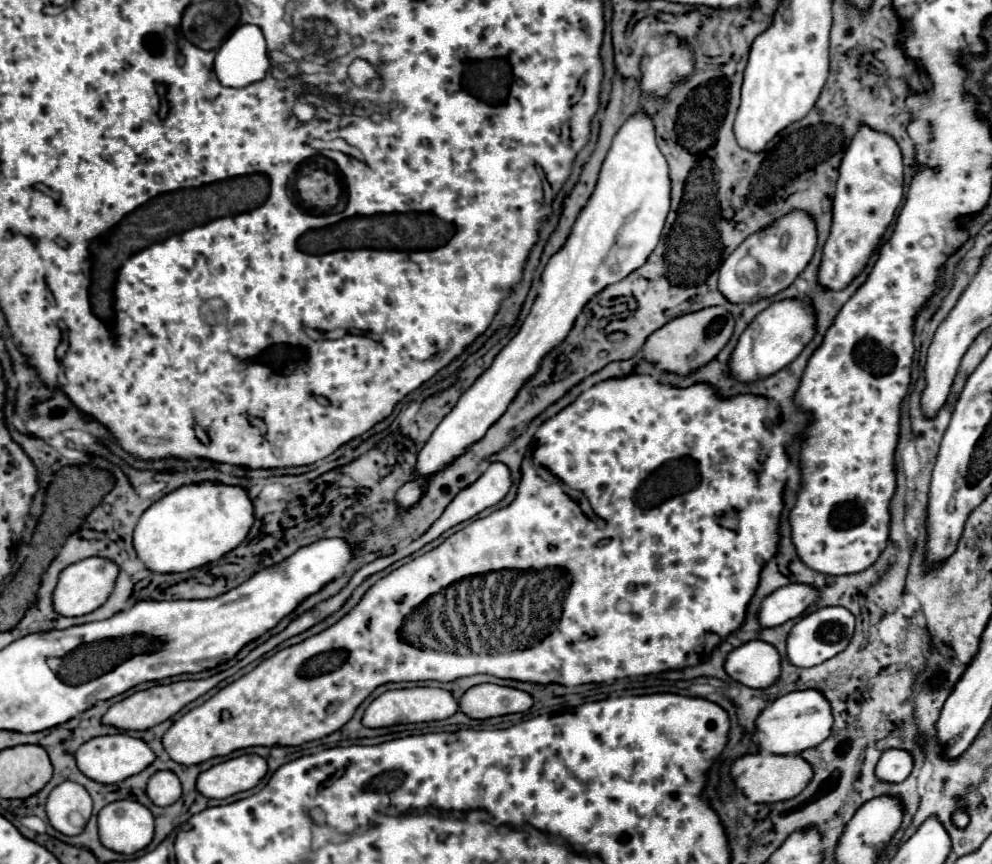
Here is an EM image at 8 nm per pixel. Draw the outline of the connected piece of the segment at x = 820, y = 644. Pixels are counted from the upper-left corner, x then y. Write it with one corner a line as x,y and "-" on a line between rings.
821,607
805,617
801,617
787,637
787,659
795,667
819,665
837,653
841,653
855,631
855,617
845,607

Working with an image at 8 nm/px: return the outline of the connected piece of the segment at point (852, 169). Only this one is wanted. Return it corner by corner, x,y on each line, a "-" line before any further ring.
863,125
853,137
839,173
837,191
833,197
833,225
829,239
825,241
823,259
817,273
819,285
831,291
845,289
867,267
867,261
891,225
903,199
901,151
893,137

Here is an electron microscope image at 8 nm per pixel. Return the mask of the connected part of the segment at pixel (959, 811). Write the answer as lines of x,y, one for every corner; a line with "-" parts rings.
957,807
951,815
951,823
957,827
957,829
965,829
969,825
969,815
965,811
965,807

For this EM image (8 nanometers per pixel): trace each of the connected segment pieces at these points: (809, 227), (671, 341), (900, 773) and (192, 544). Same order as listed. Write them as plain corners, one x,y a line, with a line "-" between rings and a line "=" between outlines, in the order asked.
789,213
767,229
747,237
721,265
719,291
729,303
755,303
787,289
815,253
817,229
807,213
=
709,307
701,313
689,313
689,317
677,317
651,333
643,345
643,359
653,363
659,371
689,375
695,369
707,365
727,345
733,333
733,317
721,307
=
887,749
875,767
875,777
883,783
901,783
909,777
911,769
913,759
909,757
909,753
905,753
903,749
=
213,483
183,485
141,515
133,531
133,547
149,571
183,573
221,559
247,537
251,525
253,503
245,489

